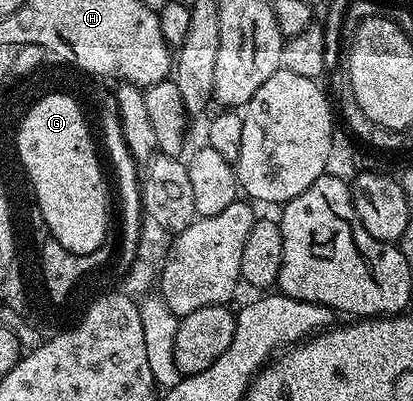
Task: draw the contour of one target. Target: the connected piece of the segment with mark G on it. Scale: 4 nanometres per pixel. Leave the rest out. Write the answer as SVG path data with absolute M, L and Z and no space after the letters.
M57 91L46 96L49 97L40 97L28 106L16 131L16 149L29 172L36 202L54 239L66 251L87 255L109 240L108 185L80 101Z

